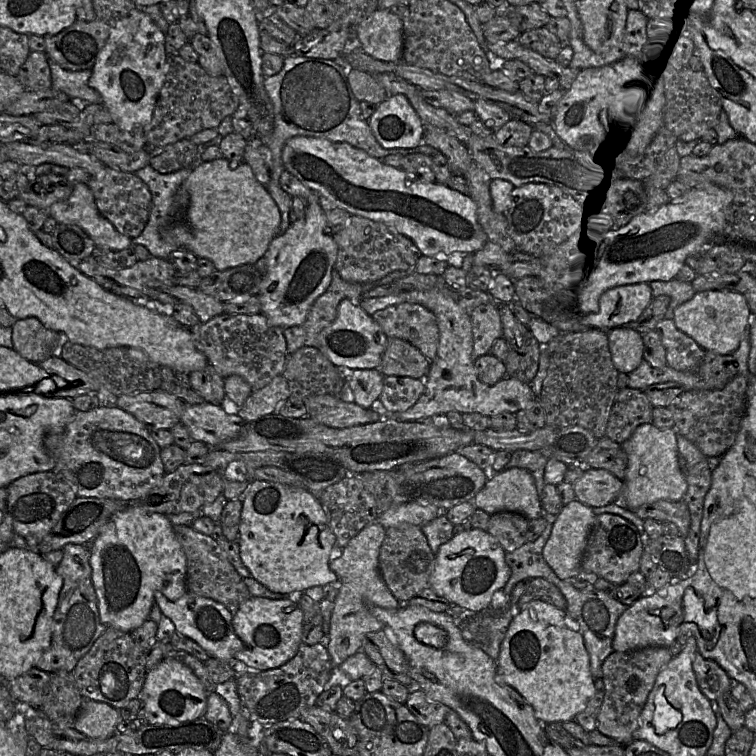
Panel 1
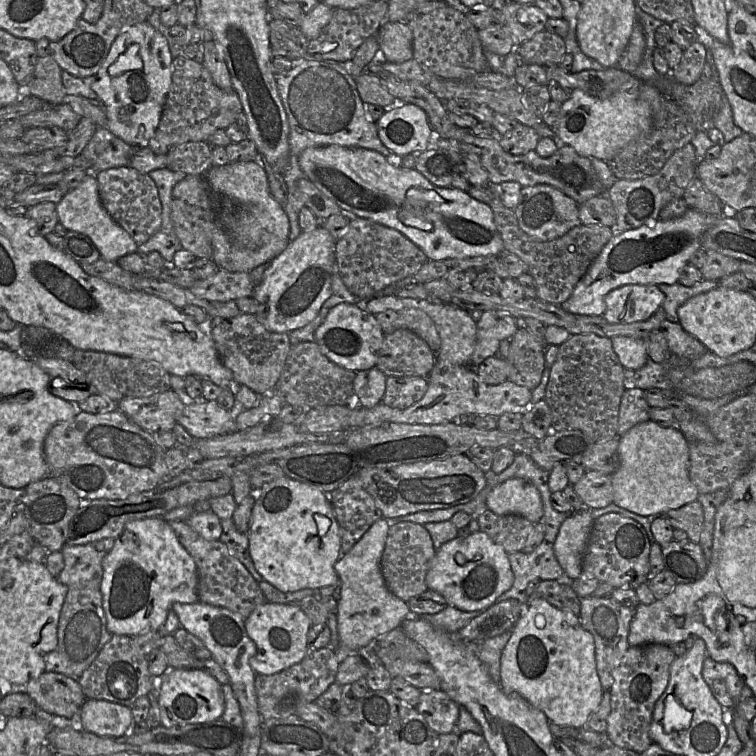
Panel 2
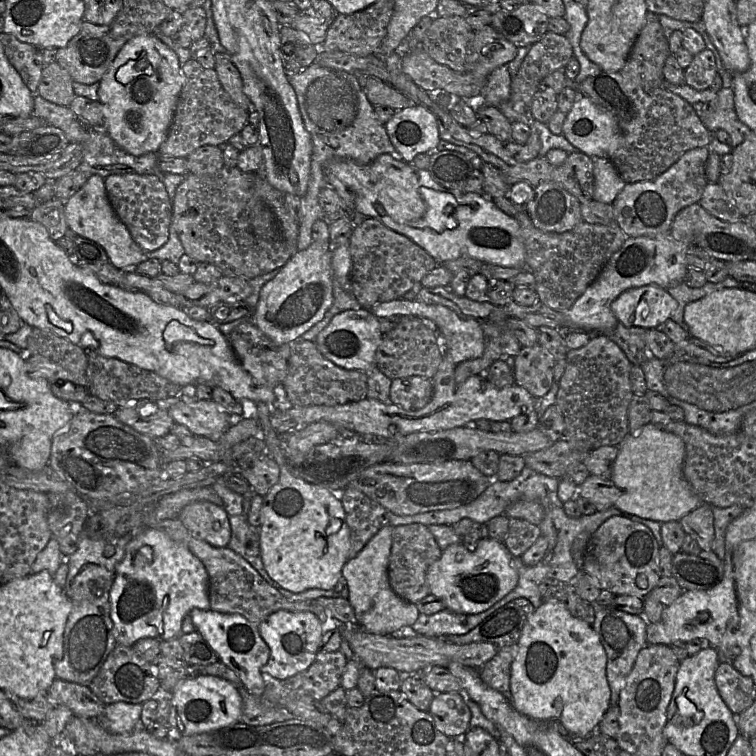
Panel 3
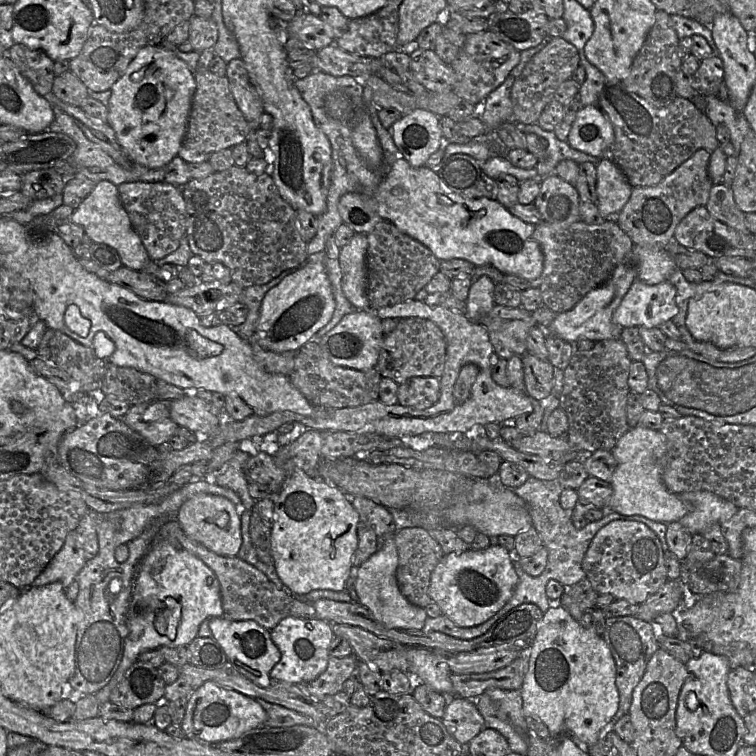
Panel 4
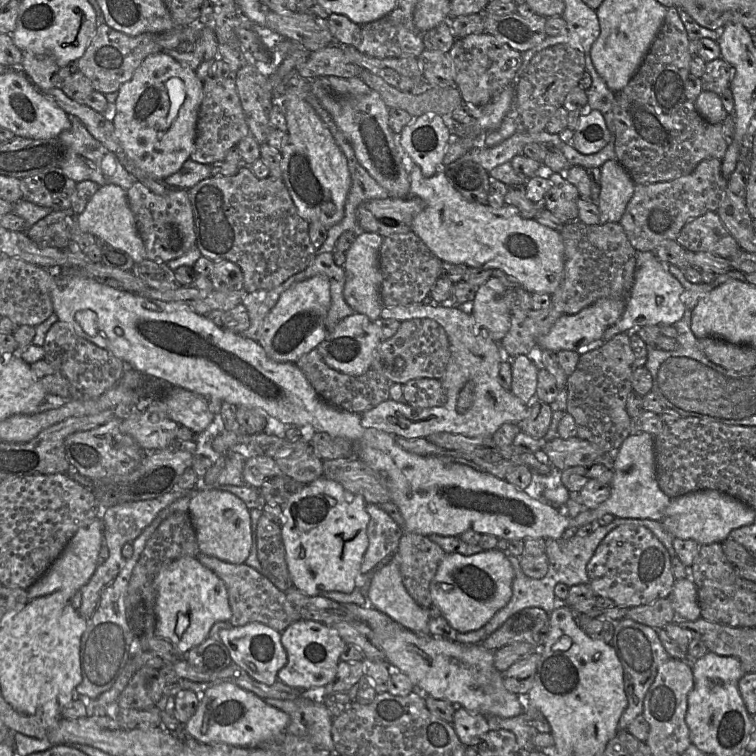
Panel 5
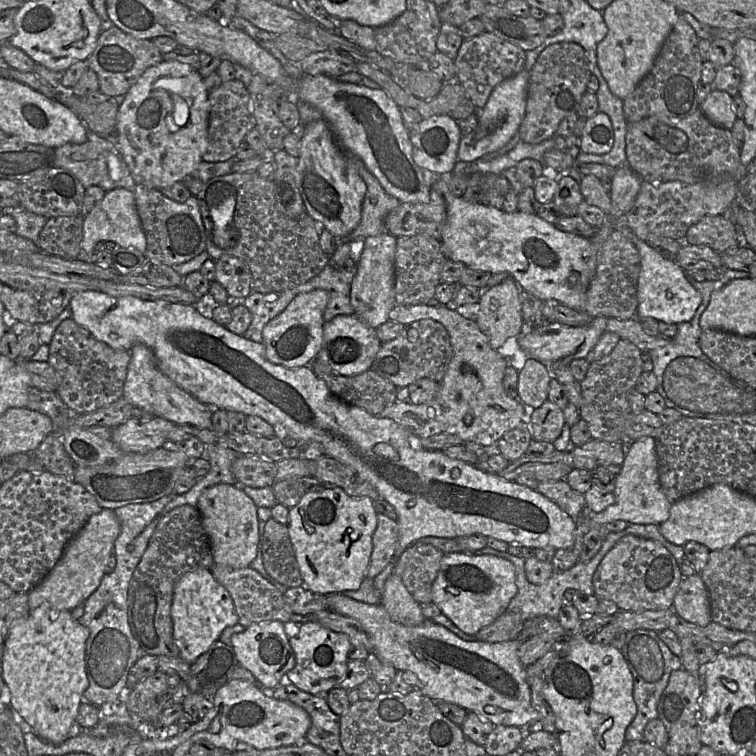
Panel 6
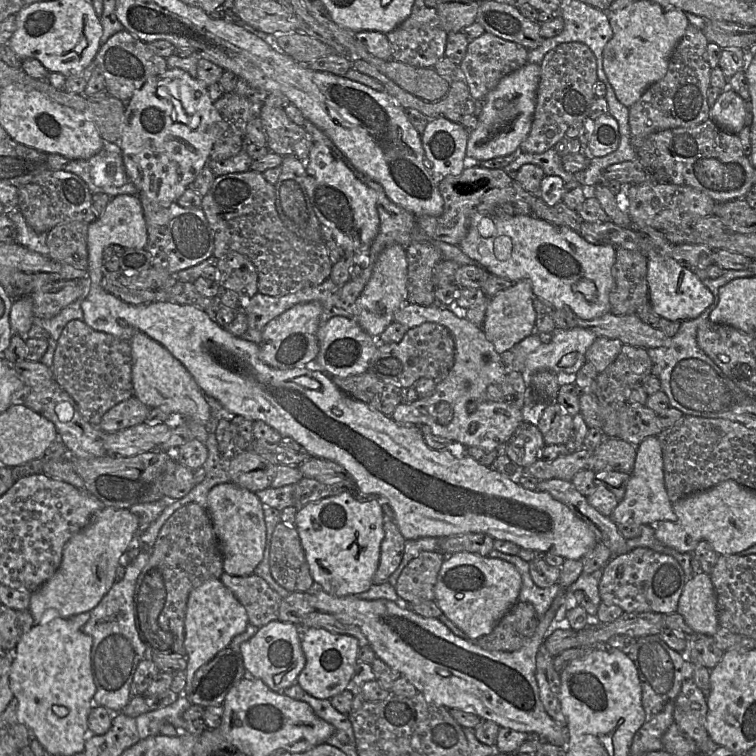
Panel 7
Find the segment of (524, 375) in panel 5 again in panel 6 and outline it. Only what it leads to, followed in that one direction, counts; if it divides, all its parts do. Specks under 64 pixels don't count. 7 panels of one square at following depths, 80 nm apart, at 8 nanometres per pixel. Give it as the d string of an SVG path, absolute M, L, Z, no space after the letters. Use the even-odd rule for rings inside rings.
M528 356L519 371L518 399L528 409L540 407L548 400L551 378L552 373L542 362Z

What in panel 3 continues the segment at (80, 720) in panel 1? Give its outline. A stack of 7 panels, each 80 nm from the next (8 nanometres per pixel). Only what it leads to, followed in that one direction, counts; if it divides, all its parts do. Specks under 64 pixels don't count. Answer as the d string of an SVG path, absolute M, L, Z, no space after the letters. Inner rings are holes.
M116 702L106 705L104 713L95 720L111 733L128 734L140 721L141 710L142 704Z

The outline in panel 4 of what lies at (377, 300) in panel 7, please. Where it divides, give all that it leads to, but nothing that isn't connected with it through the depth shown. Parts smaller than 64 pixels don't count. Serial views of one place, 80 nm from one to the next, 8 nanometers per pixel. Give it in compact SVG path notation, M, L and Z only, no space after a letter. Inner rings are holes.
M357 233L340 249L339 265L342 272L342 290L356 310L369 310L366 294L368 240L366 234Z

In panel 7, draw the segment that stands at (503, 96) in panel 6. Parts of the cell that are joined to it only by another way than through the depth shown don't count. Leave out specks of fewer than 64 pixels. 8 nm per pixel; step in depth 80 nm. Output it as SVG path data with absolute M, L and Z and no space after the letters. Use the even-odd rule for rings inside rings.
M527 63L517 71L505 76L483 100L477 128L469 134L466 157L478 161L513 153L528 136L535 111L536 92L540 80L539 64Z

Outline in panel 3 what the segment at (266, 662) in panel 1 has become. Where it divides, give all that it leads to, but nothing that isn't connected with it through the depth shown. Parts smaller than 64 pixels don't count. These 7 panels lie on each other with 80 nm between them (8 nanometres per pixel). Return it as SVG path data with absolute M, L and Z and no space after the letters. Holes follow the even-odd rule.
M279 610L258 624L258 629L270 650L269 660L261 671L276 679L285 680L305 671L319 652L323 628L313 613Z

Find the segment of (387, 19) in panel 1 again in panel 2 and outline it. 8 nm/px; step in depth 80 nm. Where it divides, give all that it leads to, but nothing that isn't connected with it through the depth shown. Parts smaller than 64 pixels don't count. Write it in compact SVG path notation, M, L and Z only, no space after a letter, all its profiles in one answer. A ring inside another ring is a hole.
M385 22L376 38L383 61L401 63L413 58L413 34L406 22Z

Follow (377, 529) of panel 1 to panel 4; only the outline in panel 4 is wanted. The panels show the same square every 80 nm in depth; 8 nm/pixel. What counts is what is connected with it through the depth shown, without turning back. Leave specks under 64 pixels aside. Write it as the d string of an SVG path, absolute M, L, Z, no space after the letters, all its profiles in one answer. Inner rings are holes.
M391 538L357 569L355 591L358 603L388 628L422 630L428 616L424 608L411 604L401 593L396 578L397 567L398 554L394 538Z

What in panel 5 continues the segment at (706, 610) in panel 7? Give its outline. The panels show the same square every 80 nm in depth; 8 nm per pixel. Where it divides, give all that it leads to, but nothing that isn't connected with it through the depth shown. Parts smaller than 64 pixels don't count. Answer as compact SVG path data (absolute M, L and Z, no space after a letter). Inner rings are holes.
M690 577L675 581L670 599L678 616L688 621L701 618L697 586Z

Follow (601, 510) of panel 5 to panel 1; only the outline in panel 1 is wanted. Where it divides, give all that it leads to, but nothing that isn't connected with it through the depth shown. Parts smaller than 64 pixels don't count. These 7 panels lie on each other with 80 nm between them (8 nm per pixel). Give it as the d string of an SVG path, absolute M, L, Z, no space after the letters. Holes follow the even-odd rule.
M652 423L638 426L621 444L627 456L627 469L618 501L630 510L657 501L682 501L688 483L679 465L677 433L674 429L660 429Z

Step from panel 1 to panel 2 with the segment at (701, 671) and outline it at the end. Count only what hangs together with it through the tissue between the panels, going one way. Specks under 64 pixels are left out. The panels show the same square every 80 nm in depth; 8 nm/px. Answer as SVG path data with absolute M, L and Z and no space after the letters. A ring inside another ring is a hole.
M707 657L703 663L702 676L724 710L735 710L746 685L736 669L729 663Z

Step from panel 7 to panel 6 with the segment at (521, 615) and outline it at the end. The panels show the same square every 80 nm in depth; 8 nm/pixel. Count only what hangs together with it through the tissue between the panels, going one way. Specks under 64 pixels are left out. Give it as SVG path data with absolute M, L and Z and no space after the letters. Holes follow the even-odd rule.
M505 611L492 624L476 633L477 641L500 643L518 638L525 620L520 614Z

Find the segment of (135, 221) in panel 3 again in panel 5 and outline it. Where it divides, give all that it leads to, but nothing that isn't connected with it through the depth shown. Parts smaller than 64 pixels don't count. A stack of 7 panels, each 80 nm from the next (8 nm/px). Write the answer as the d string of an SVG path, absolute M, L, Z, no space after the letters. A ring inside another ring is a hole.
M136 181L126 194L137 229L145 244L146 259L167 263L195 247L195 224L187 189L173 189L167 195L158 195Z

